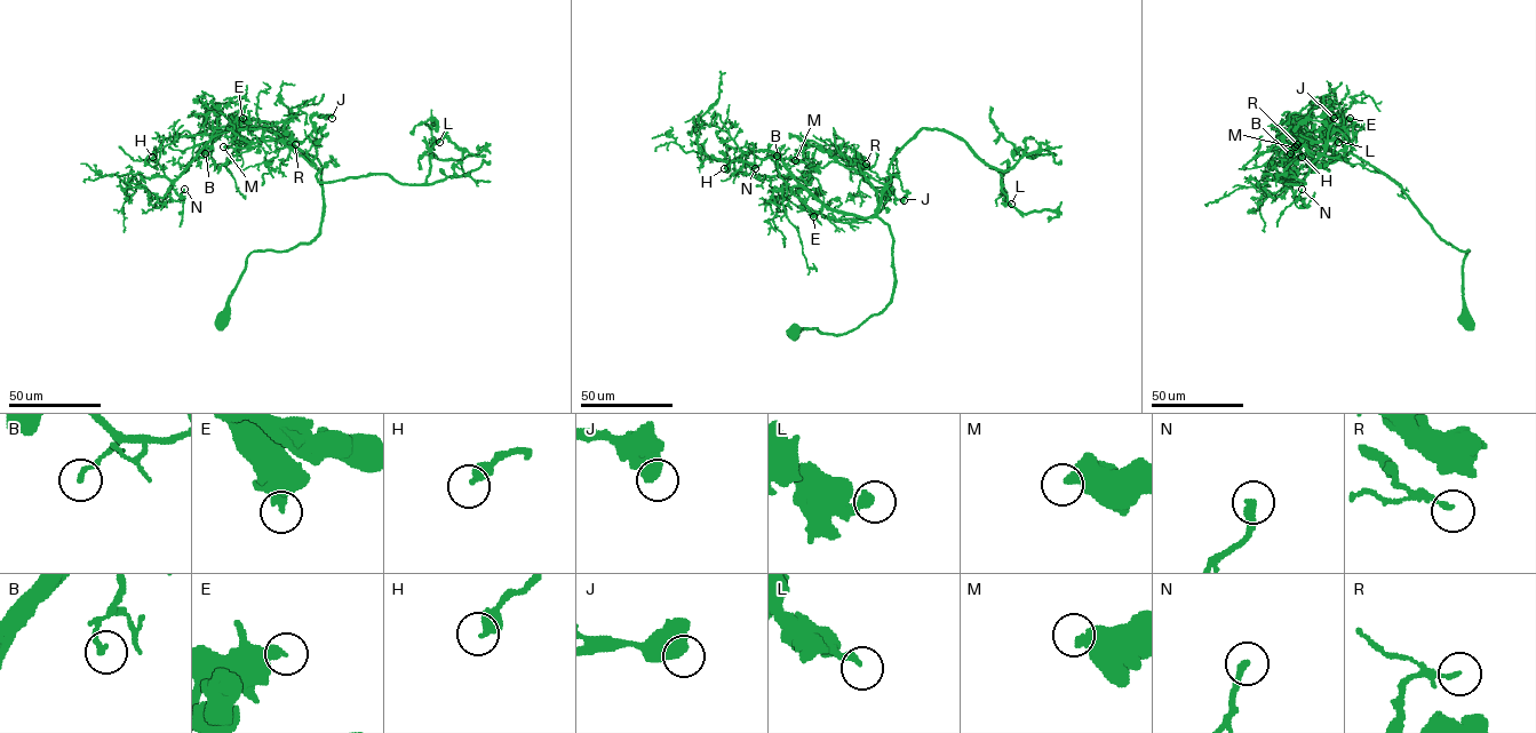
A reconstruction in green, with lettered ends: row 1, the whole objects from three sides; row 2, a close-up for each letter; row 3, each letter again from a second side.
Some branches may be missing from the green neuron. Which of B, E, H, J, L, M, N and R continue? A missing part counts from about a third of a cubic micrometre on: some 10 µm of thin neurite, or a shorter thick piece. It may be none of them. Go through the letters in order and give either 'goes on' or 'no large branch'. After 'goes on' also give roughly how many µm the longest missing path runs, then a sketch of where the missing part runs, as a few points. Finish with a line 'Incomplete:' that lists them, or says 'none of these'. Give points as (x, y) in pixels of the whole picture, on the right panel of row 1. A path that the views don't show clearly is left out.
B: no large branch
E: no large branch
H: no large branch
J: no large branch
L: no large branch
M: no large branch
N: no large branch
R: no large branch
Incomplete: none of these

